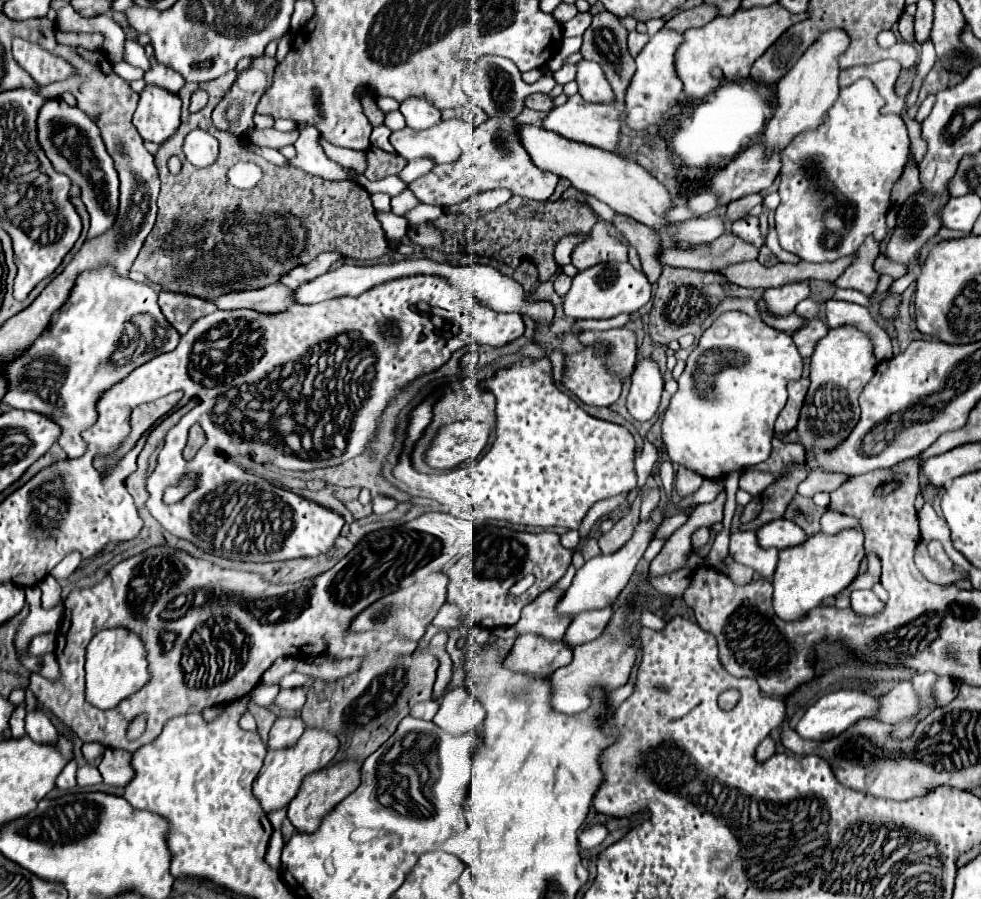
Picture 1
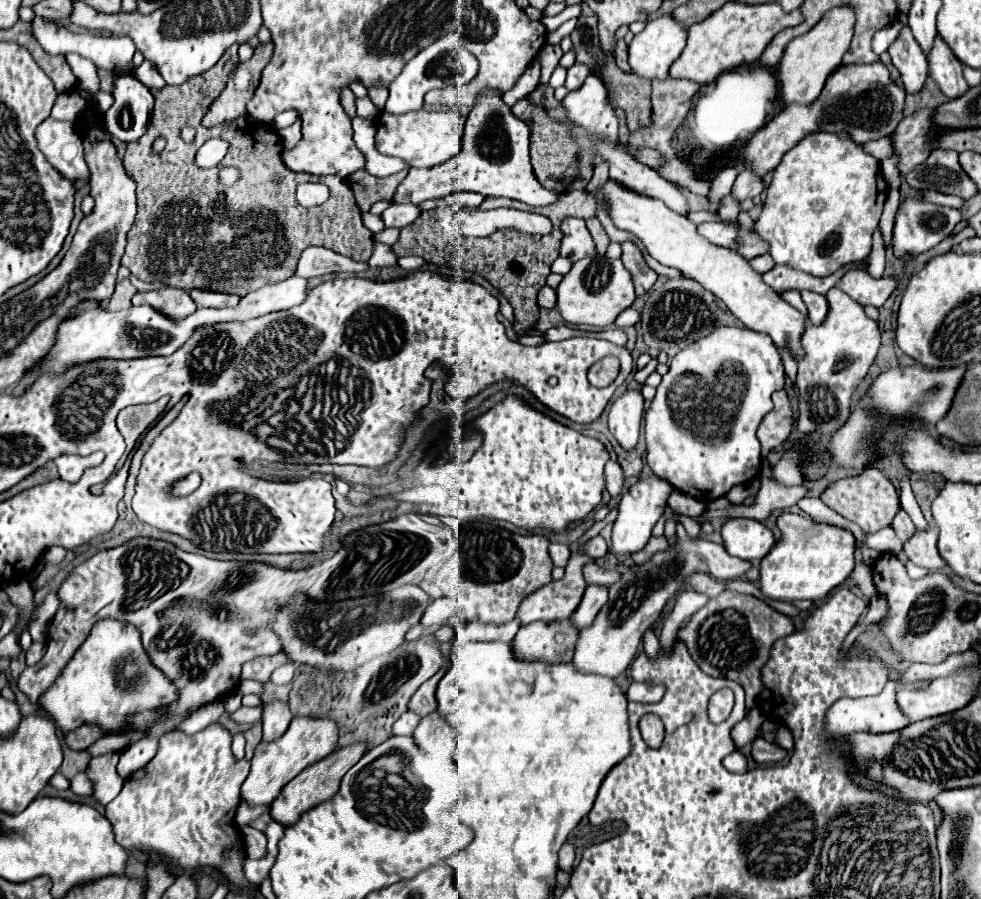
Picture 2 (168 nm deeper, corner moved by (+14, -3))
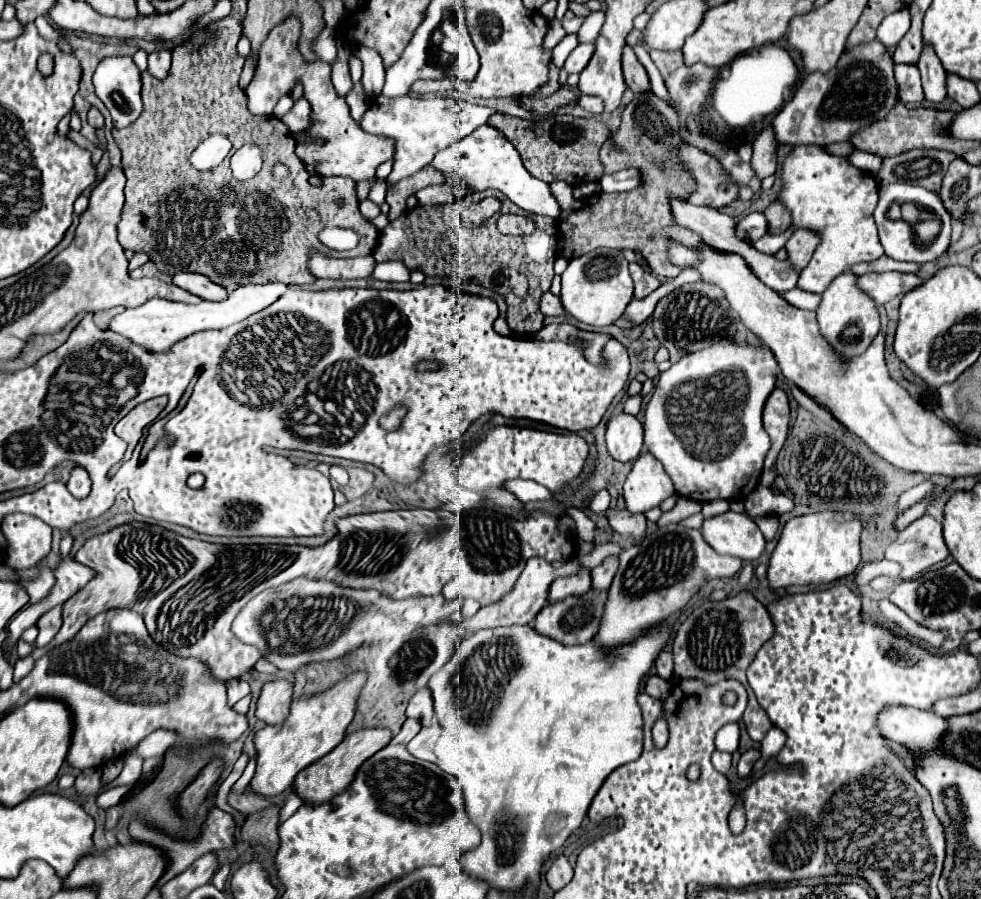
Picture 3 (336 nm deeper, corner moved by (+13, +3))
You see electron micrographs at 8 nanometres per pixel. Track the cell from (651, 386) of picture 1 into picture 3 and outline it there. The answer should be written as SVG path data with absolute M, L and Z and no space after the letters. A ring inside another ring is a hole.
M617 415L607 423L605 439L607 451L615 461L633 461L643 447L643 425L631 415Z

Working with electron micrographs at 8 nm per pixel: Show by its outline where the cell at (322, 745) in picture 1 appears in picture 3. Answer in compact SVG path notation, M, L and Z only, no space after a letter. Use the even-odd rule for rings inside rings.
M363 671L349 673L337 685L331 685L319 695L293 699L289 707L289 717L281 725L267 725L255 735L255 747L257 747L257 771L251 781L251 787L255 793L261 793L265 797L279 795L287 787L293 785L299 771L327 755L331 749L335 749L353 721L357 697L361 689L365 687L367 675Z

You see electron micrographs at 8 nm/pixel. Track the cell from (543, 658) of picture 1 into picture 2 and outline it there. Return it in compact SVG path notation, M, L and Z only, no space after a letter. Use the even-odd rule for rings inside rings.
M568 619L556 623L530 623L522 627L514 641L512 651L520 661L542 661L546 665L568 663L576 647L578 631Z

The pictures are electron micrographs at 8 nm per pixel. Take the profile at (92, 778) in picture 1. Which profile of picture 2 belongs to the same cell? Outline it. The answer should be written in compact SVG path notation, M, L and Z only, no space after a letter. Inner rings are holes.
M78 773L72 781L70 781L70 789L76 795L92 795L92 783L84 773Z

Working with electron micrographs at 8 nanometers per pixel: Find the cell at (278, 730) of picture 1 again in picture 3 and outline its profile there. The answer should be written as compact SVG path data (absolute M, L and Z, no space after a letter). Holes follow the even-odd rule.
M275 679L263 685L261 695L257 699L255 715L267 725L283 723L289 715L289 703L293 695L293 683L287 679Z

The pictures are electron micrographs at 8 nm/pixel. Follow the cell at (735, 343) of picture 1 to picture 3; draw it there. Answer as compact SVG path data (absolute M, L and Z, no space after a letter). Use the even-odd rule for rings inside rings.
M713 343L703 351L685 355L661 373L645 411L645 447L663 463L677 495L701 503L713 499L743 501L759 485L765 453L771 445L761 423L761 413L767 397L775 389L775 369L777 361L767 347Z

